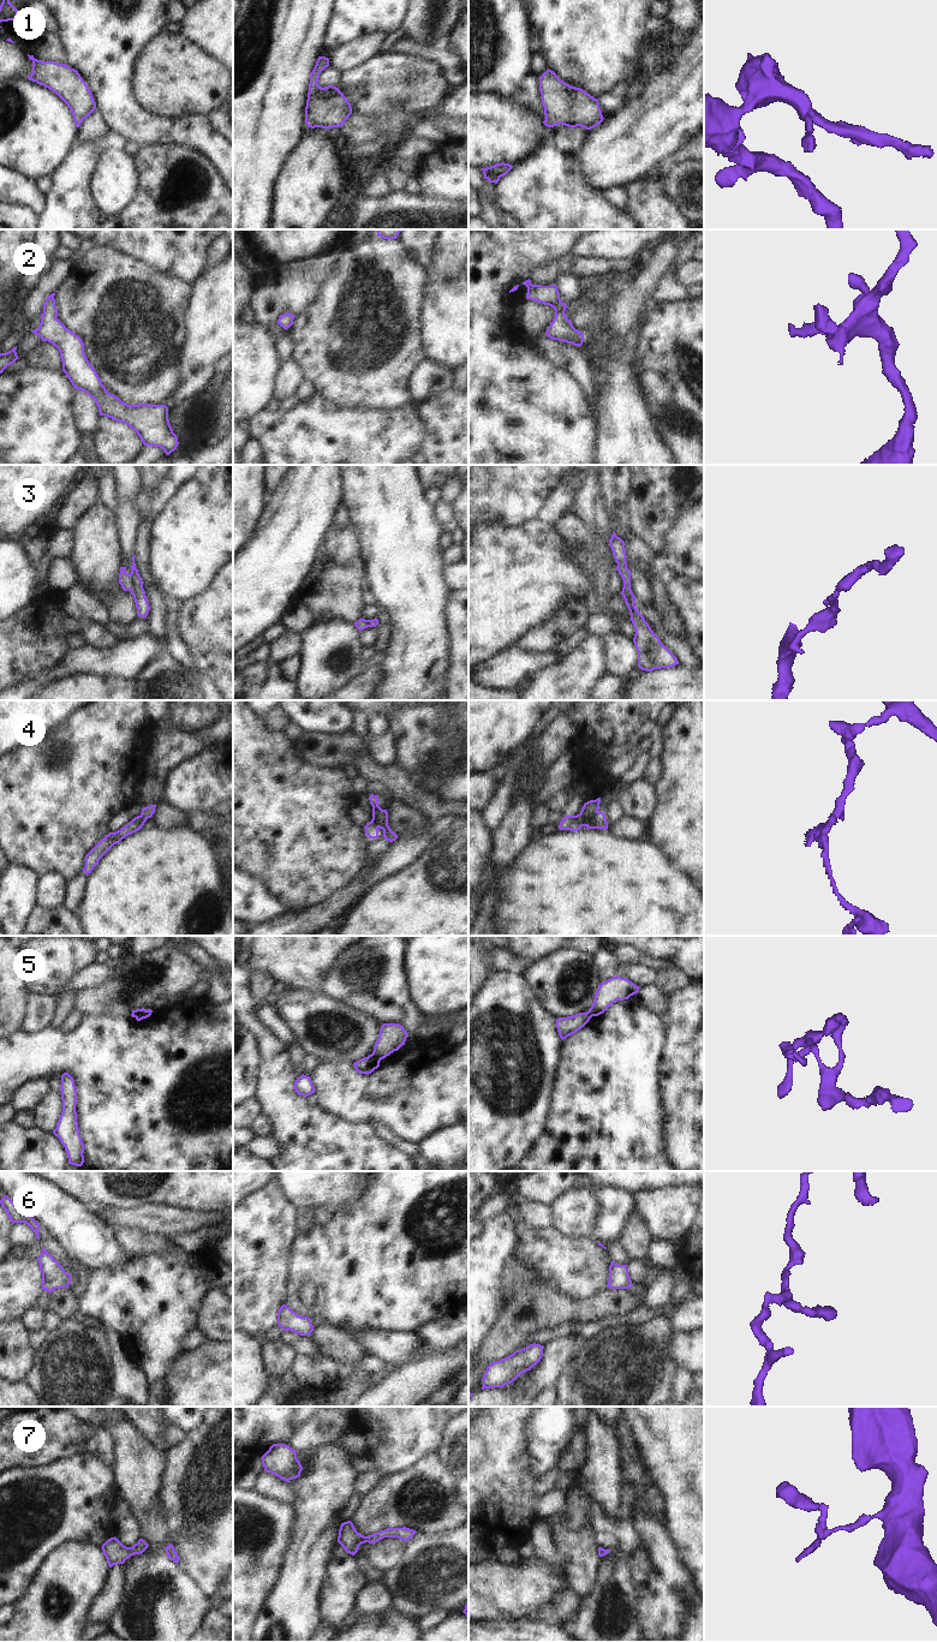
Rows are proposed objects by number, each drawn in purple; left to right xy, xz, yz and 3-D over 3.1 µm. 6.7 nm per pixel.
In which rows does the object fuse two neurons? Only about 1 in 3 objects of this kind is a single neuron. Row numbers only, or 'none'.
4, 5

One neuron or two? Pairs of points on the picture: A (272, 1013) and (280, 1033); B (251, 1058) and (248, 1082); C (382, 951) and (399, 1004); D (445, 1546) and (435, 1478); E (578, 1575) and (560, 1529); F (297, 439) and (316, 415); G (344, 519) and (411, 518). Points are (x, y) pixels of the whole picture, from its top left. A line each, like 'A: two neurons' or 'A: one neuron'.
A: one neuron
B: one neuron
C: one neuron
D: two neurons
E: one neuron
F: one neuron
G: two neurons

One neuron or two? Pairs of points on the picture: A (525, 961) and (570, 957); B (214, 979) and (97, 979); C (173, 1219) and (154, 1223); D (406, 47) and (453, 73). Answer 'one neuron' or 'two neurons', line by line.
A: two neurons
B: two neurons
C: one neuron
D: one neuron

